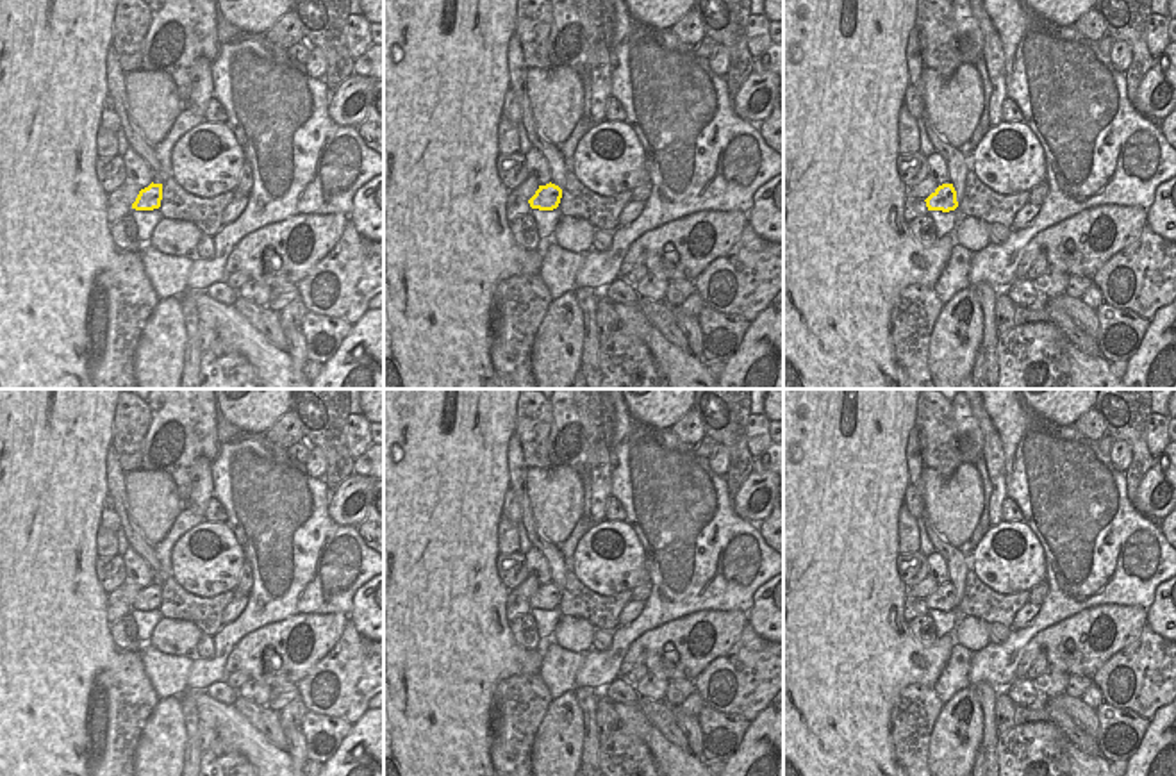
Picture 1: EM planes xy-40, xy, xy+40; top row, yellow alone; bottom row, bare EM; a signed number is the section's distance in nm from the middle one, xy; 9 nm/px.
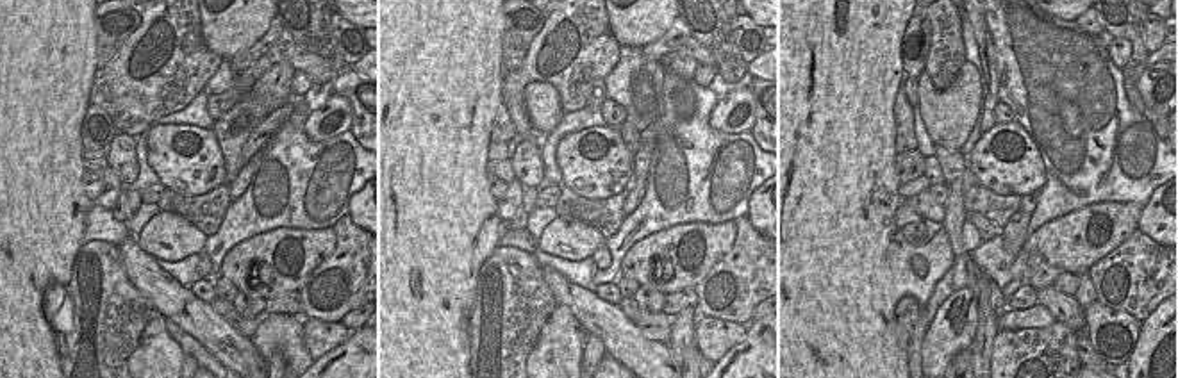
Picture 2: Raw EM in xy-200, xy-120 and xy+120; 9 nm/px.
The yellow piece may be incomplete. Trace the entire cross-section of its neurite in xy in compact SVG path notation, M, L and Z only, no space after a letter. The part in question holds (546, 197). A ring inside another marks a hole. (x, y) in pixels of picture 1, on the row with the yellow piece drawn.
M555 184L539 186L535 194L528 200L532 209L553 211L559 207L562 198L562 189Z

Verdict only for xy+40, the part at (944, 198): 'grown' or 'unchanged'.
unchanged

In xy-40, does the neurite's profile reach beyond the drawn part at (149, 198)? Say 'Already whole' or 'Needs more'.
Already whole.

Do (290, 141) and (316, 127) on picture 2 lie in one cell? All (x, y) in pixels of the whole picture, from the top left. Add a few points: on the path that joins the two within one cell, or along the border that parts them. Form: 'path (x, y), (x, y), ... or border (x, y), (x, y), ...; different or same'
border (302, 127), (315, 141), (332, 139), (345, 131); different

